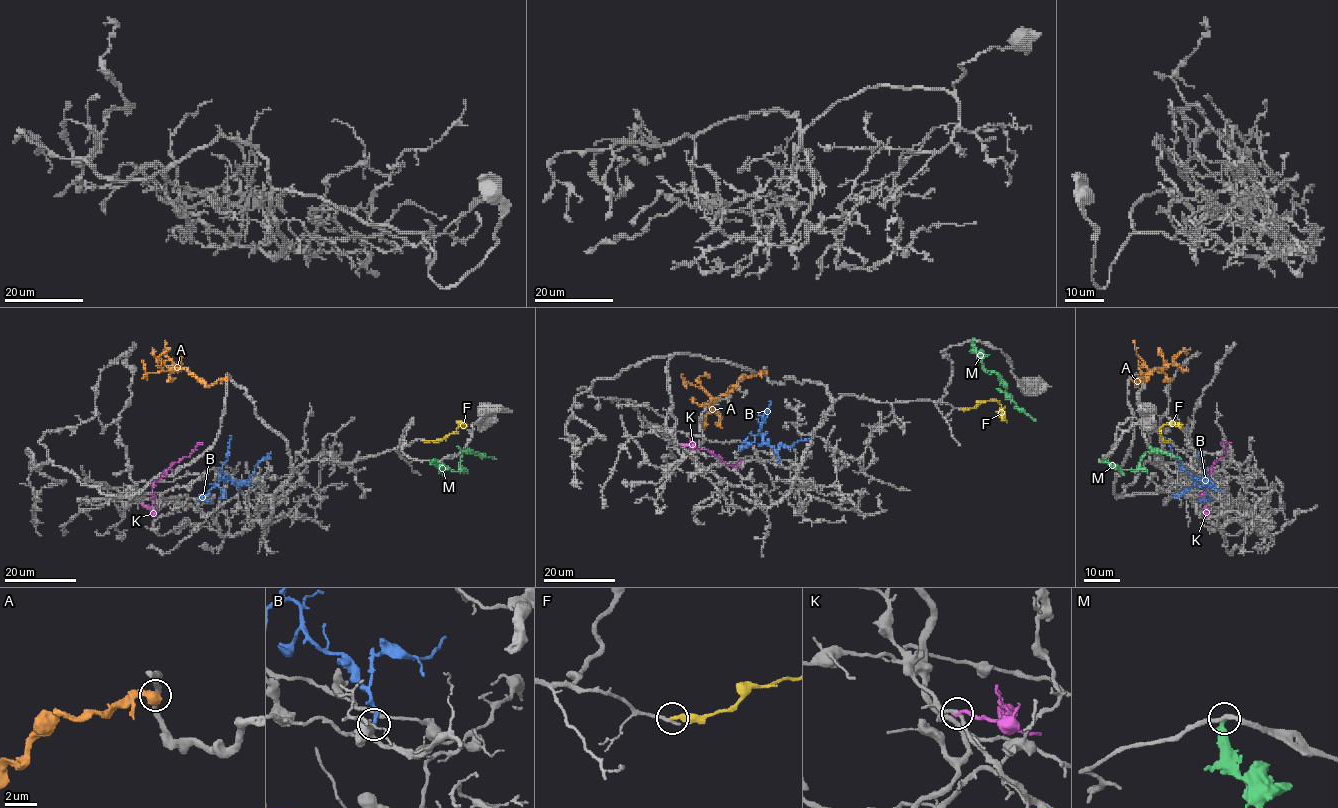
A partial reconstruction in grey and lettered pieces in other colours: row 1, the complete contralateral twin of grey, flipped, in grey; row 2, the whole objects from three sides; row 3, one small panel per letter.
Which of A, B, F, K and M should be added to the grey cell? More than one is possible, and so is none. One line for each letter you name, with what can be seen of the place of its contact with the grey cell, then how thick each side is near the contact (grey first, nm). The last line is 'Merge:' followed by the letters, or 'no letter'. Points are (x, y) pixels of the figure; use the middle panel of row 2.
B: (779, 461) | 200/220 nm
Merge: B

